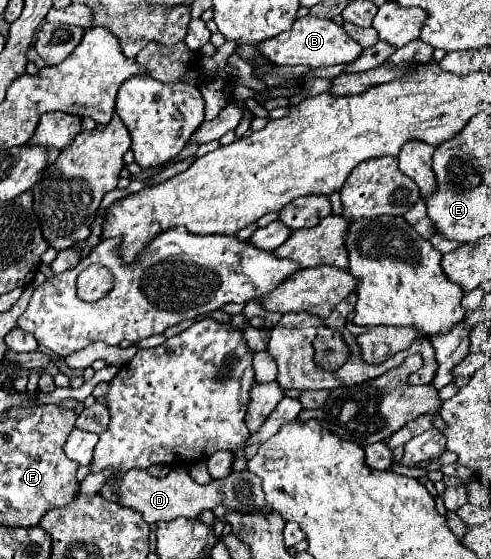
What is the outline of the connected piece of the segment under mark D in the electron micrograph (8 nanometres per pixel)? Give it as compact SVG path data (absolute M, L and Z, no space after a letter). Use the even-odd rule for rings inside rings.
M129 469L117 481L115 495L117 495L117 503L121 507L129 507L129 509L141 513L143 521L147 521L149 525L157 523L157 521L171 521L177 517L195 519L201 511L213 509L219 503L225 503L231 511L241 511L241 513L249 513L249 511L265 507L261 479L257 475L253 475L251 471L231 473L225 479L213 479L209 485L199 485L189 477L189 473L185 469L173 469L163 479L149 475L145 469Z

